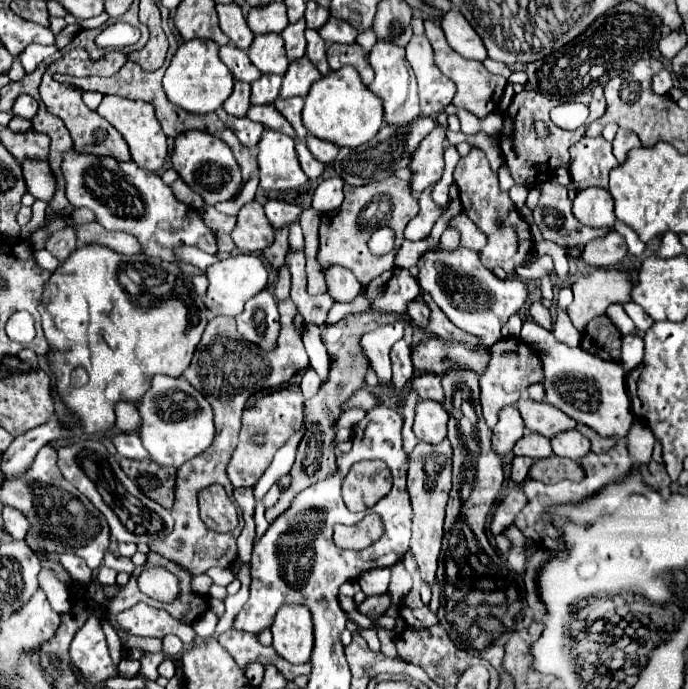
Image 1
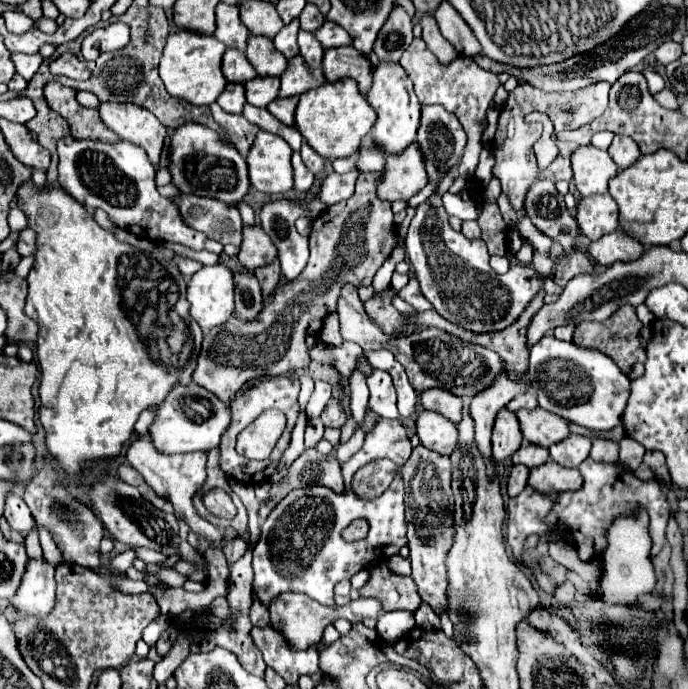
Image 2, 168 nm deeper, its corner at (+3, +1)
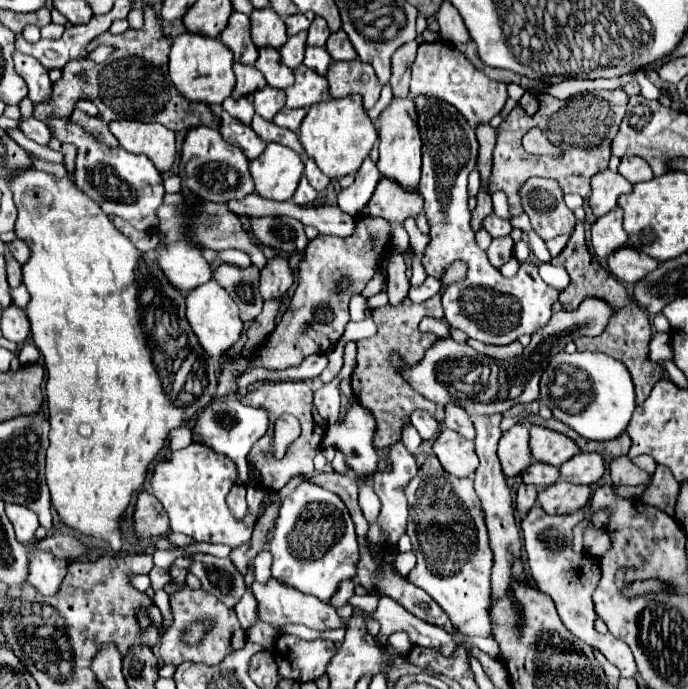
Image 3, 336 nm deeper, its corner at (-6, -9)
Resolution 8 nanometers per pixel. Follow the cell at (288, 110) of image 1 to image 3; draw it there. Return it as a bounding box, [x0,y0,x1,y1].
[273,108,307,132]

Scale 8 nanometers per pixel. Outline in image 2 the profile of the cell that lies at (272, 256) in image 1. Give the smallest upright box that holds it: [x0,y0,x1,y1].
[254,258,280,296]

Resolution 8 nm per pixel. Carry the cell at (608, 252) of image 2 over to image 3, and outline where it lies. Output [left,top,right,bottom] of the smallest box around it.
[607,246,659,286]

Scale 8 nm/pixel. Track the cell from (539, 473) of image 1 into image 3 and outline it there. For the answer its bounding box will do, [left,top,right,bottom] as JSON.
[537,480,591,514]

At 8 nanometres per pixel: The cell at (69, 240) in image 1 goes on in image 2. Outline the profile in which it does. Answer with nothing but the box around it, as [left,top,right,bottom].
[16,228,36,256]

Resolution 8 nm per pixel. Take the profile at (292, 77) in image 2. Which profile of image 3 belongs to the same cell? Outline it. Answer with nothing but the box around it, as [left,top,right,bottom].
[287,66,329,108]

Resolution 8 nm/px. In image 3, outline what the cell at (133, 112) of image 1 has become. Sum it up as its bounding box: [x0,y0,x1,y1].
[109,120,175,172]

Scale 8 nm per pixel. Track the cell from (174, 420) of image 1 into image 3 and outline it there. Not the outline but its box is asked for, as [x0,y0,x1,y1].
[195,398,269,485]

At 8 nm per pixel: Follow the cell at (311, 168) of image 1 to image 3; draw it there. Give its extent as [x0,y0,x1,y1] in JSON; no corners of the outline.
[293,176,317,206]

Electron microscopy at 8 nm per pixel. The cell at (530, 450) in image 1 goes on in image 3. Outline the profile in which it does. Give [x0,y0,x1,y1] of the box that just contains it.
[521,462,559,486]

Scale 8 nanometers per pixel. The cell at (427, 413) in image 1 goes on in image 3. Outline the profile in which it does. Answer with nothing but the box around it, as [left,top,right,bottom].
[433,428,479,478]

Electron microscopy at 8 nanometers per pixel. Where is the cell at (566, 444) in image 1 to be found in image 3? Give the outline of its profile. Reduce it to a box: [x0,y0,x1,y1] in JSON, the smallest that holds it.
[561,454,605,484]

